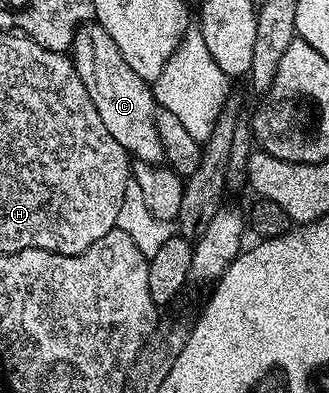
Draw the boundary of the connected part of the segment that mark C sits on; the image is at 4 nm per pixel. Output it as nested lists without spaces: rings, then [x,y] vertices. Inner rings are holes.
[[[98,22],[83,24],[75,32],[75,41],[69,49],[70,59],[75,65],[81,82],[85,82],[85,90],[89,90],[89,98],[93,106],[97,106],[97,114],[101,114],[101,122],[109,129],[109,134],[121,142],[128,154],[145,164],[163,164],[165,157],[161,138],[157,134],[155,113],[157,105],[152,85],[125,62],[121,50],[117,50],[117,42]]]

